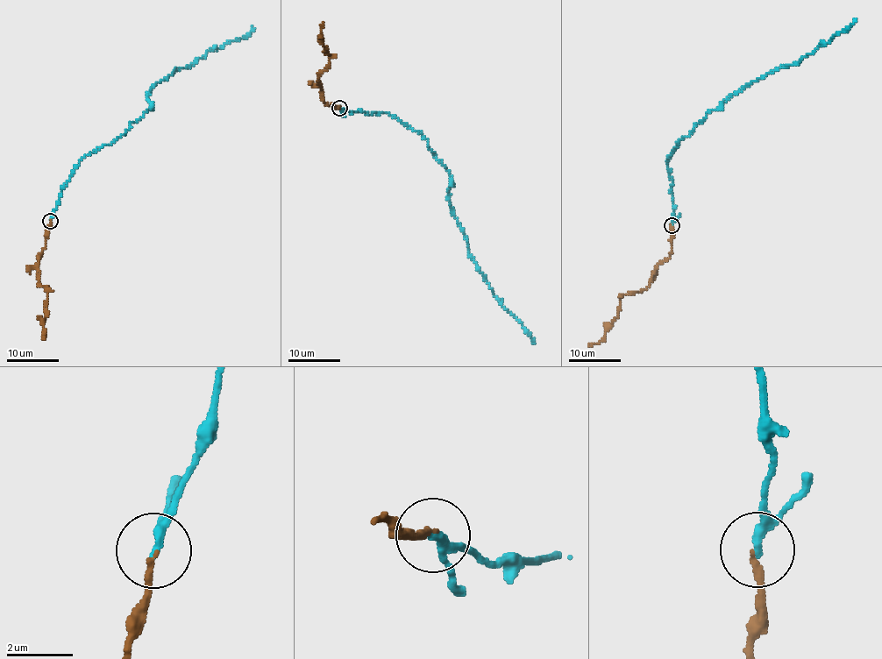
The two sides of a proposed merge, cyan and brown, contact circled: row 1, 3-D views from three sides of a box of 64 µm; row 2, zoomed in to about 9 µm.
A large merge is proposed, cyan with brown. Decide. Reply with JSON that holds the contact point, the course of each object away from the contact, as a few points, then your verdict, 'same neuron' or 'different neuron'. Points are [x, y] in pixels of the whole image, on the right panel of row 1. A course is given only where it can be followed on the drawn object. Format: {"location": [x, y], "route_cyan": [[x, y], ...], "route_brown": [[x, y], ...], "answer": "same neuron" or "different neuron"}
{"location": [672, 225], "route_cyan": [[672, 225], [672, 179], [667, 161], [681, 138], [727, 99], [771, 73], [799, 63], [856, 19]], "route_brown": [[671, 225], [667, 258], [657, 266], [644, 288], [619, 297], [618, 317], [601, 340], [589, 345]], "answer": "same neuron"}

